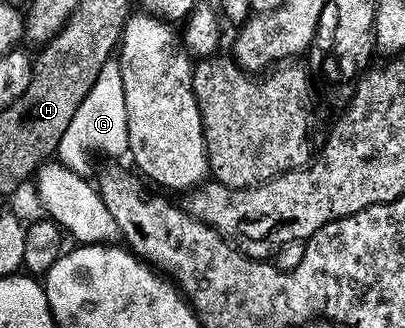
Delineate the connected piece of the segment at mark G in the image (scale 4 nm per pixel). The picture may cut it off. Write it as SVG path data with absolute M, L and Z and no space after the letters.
M111 62L100 70L100 78L96 86L84 98L80 110L76 110L76 118L72 118L72 126L68 126L68 134L60 142L56 156L60 163L75 174L85 177L93 162L94 156L126 156L130 150L128 138L128 106L124 98L124 74L122 65Z

